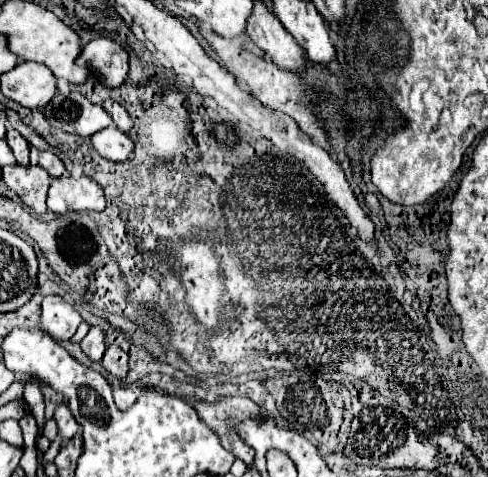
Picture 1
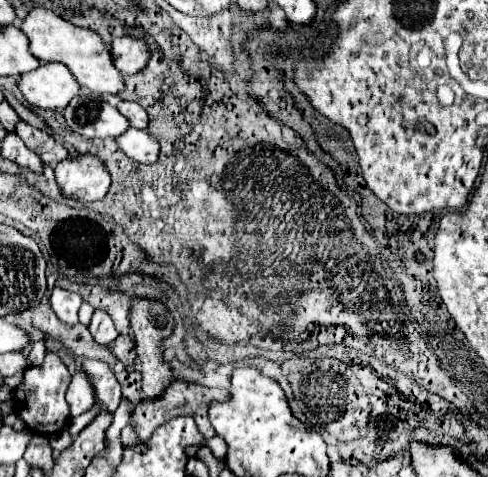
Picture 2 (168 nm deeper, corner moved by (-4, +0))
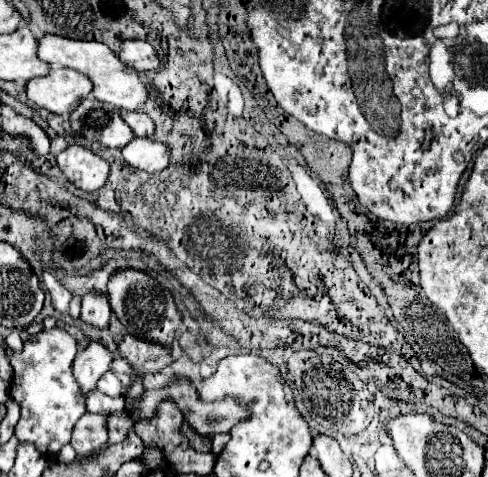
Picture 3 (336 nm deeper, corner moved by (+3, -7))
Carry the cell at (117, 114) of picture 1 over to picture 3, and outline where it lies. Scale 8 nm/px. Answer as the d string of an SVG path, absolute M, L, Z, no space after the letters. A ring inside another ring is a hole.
M122 110L120 116L122 116L124 122L130 124L132 132L134 132L136 136L148 136L148 138L150 138L150 136L154 134L154 122L148 118L148 114L144 114L144 112L126 112L126 110Z

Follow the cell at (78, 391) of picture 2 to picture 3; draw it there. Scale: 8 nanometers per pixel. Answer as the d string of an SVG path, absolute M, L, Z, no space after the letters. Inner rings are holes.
M90 342L86 350L82 350L72 362L72 374L76 384L80 386L80 394L88 396L96 390L98 378L110 368L112 354L98 342Z

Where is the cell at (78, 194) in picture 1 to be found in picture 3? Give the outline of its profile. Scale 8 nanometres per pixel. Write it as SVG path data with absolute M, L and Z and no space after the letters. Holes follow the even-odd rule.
M68 146L62 154L58 154L58 166L62 174L80 190L96 192L106 184L108 178L108 162L98 154L82 146Z

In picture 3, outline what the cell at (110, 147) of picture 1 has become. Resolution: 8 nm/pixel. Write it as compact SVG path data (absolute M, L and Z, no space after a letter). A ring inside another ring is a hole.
M134 138L122 150L122 156L132 168L138 168L144 172L164 170L170 164L168 148L160 142L150 140L150 138Z

